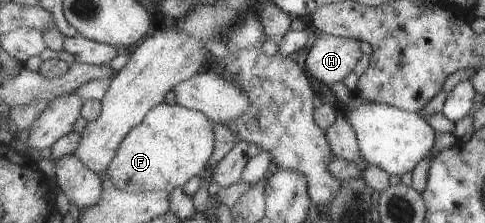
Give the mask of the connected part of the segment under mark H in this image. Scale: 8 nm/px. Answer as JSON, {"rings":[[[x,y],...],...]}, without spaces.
{"rings":[[[317,33],[317,39],[306,59],[306,69],[308,73],[327,86],[333,86],[340,83],[357,68],[359,61],[362,59],[362,49],[360,41],[346,38],[344,35],[330,35]]]}

